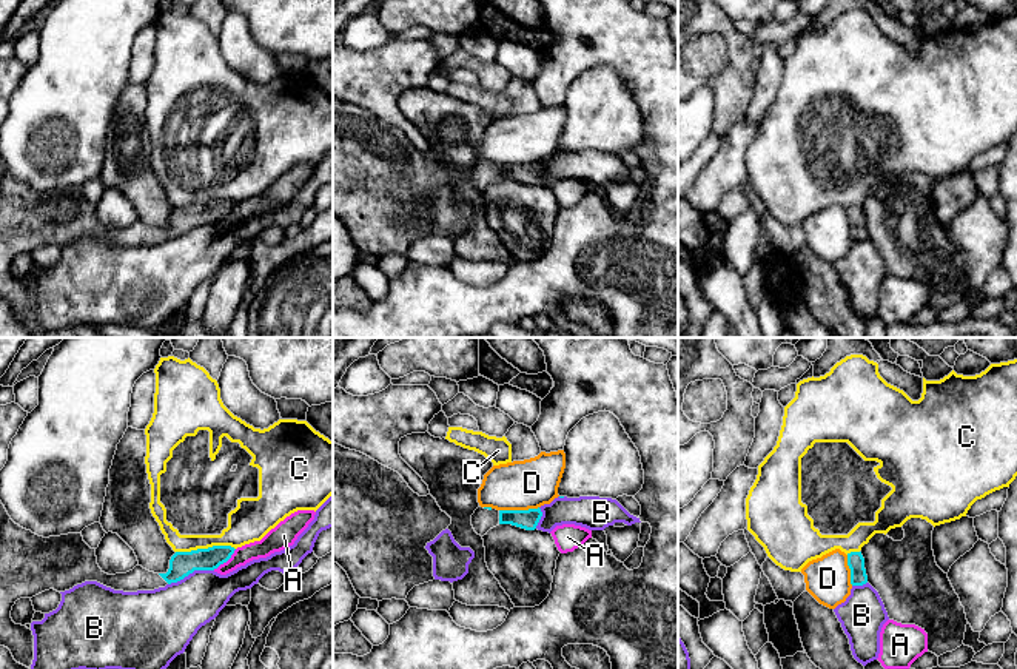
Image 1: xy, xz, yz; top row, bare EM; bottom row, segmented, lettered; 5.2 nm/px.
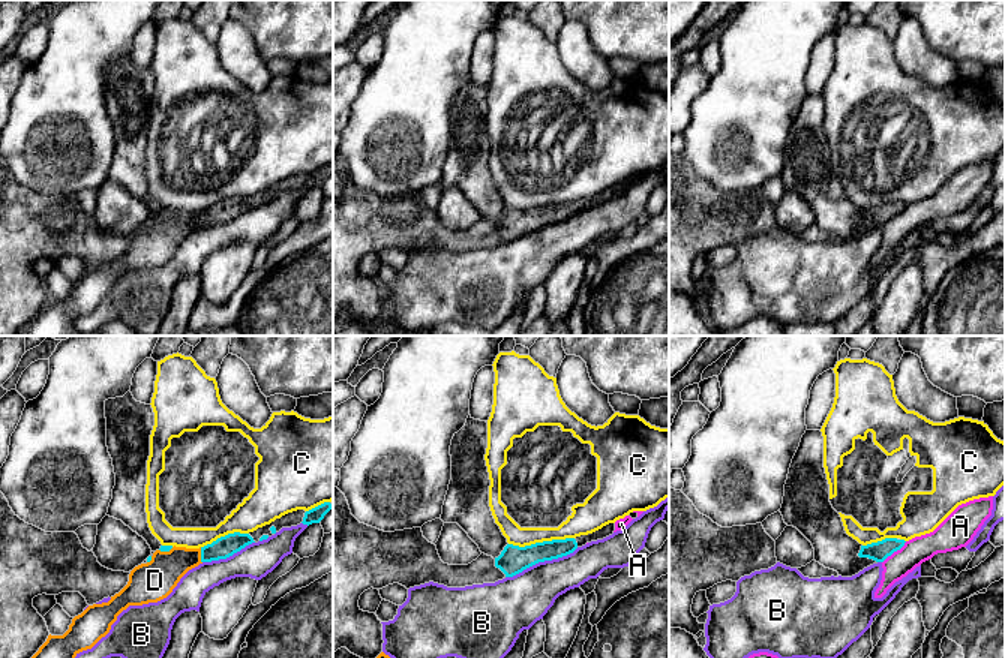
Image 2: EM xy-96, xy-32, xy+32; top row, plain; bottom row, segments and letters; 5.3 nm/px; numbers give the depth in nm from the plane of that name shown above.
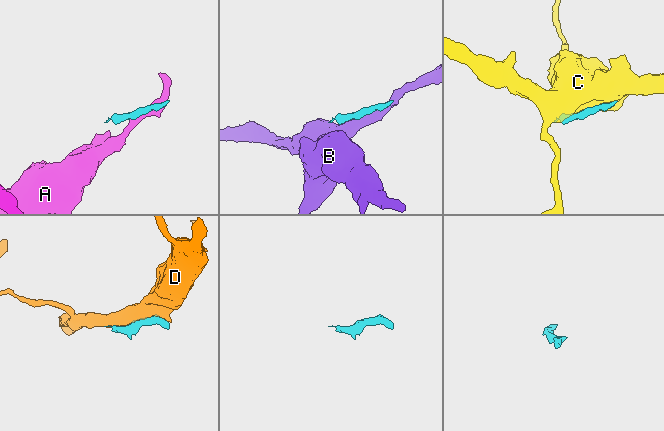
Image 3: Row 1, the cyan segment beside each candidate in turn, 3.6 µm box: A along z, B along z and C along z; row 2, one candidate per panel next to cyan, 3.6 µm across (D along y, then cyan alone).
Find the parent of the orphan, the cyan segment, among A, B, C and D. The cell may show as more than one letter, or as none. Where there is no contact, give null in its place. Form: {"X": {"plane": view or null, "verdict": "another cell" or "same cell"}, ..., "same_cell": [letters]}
{"A": {"plane": "xy", "verdict": "another cell"}, "B": {"plane": "xy", "verdict": "another cell"}, "C": {"plane": "xy", "verdict": "another cell"}, "D": {"plane": "xz", "verdict": "another cell"}, "same_cell": []}

